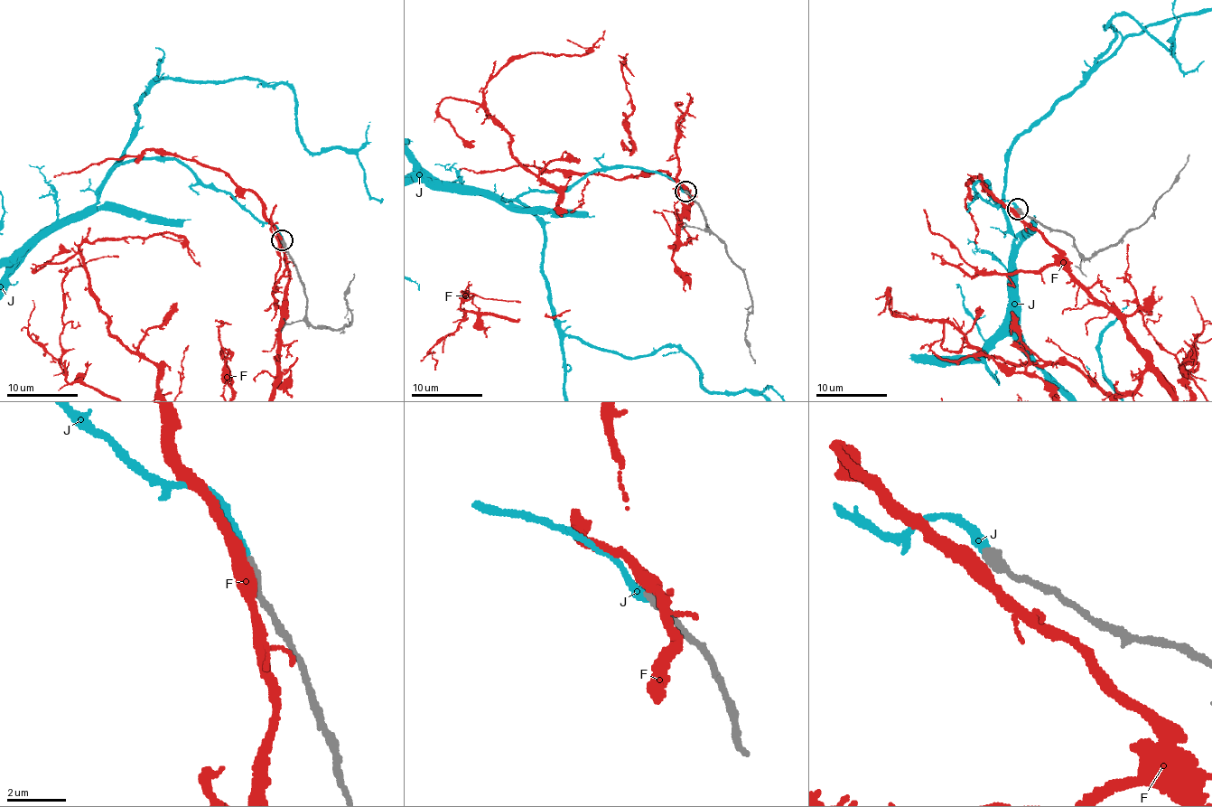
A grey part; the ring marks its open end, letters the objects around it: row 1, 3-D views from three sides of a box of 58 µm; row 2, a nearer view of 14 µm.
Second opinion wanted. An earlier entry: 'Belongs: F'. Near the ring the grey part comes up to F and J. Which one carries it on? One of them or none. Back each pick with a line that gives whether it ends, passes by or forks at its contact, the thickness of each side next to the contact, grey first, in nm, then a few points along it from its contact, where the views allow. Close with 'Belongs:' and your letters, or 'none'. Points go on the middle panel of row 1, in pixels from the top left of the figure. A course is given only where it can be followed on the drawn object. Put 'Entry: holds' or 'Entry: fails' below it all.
J: it ends; calibres 440 and 380 nm
Belongs: J
Entry: fails

